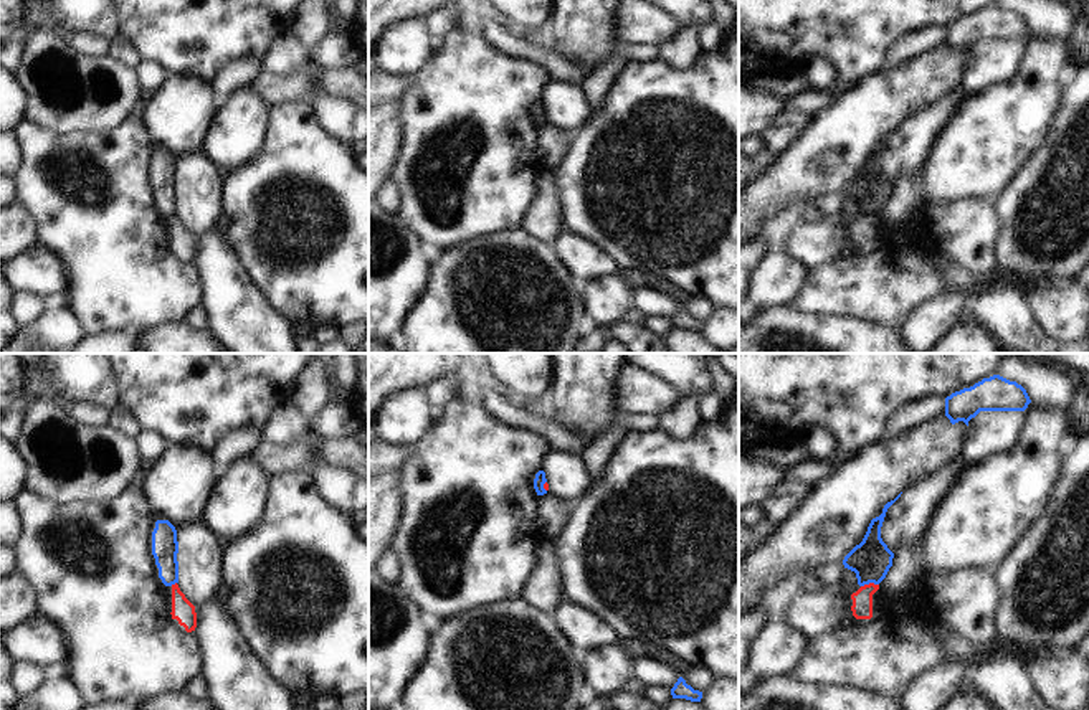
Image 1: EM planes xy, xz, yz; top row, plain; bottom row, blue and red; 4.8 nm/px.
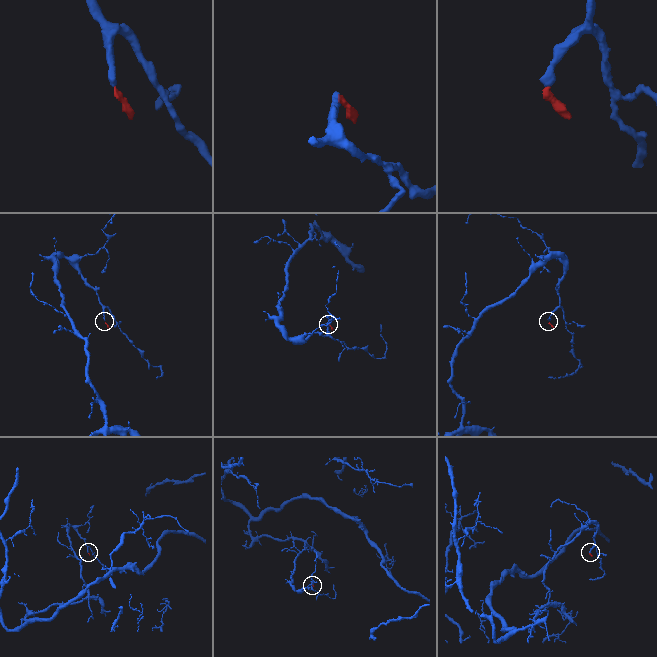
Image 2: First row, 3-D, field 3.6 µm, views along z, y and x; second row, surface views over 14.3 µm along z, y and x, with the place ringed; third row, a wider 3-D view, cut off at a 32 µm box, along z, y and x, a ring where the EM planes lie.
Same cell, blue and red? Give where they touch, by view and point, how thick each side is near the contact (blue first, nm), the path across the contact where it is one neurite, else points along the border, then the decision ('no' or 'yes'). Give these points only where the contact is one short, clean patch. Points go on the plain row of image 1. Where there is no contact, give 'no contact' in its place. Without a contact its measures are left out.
meets blue in yz at (870, 212); 190 nm thick on the blue side, 100 nm on the other; border along yz (878, 213), (865, 213), (861, 217); no

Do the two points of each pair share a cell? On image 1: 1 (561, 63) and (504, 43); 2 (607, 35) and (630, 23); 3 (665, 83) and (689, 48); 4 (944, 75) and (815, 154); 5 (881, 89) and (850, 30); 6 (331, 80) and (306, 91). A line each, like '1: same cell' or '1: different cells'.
1: same cell
2: different cells
3: different cells
4: same cell
5: different cells
6: same cell

